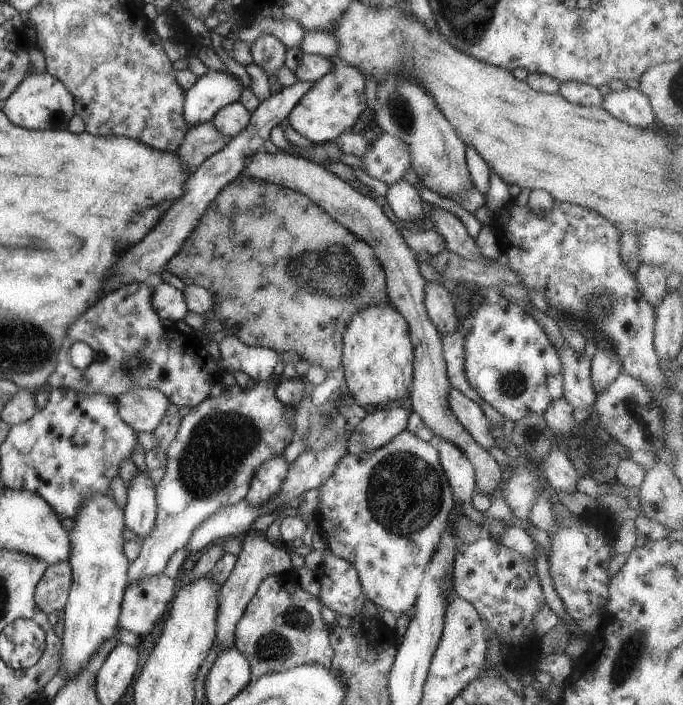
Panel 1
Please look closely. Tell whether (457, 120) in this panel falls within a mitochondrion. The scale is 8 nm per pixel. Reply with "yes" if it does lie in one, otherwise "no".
no

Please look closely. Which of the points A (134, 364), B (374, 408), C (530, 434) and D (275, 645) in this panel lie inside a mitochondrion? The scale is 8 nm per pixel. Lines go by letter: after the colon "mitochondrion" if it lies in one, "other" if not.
A: mitochondrion
B: other
C: mitochondrion
D: mitochondrion

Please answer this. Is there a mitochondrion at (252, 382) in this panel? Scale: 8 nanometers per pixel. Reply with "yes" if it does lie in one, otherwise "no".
no

